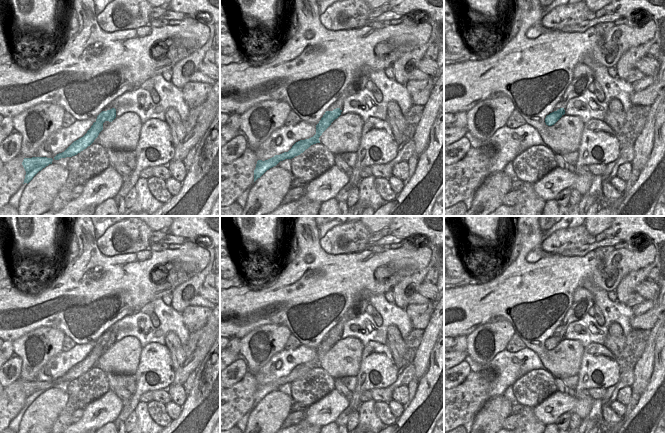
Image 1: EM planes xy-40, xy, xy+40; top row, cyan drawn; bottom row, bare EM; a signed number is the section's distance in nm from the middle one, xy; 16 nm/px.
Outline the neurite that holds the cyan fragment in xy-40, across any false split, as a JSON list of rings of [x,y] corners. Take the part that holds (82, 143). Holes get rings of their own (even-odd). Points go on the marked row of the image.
[[[112,108],[107,111],[102,111],[96,121],[93,123],[87,133],[74,141],[64,152],[57,154],[54,159],[59,160],[61,158],[72,157],[90,146],[94,140],[98,137],[99,133],[103,130],[103,123],[105,121],[112,122],[116,118],[116,109]]]

